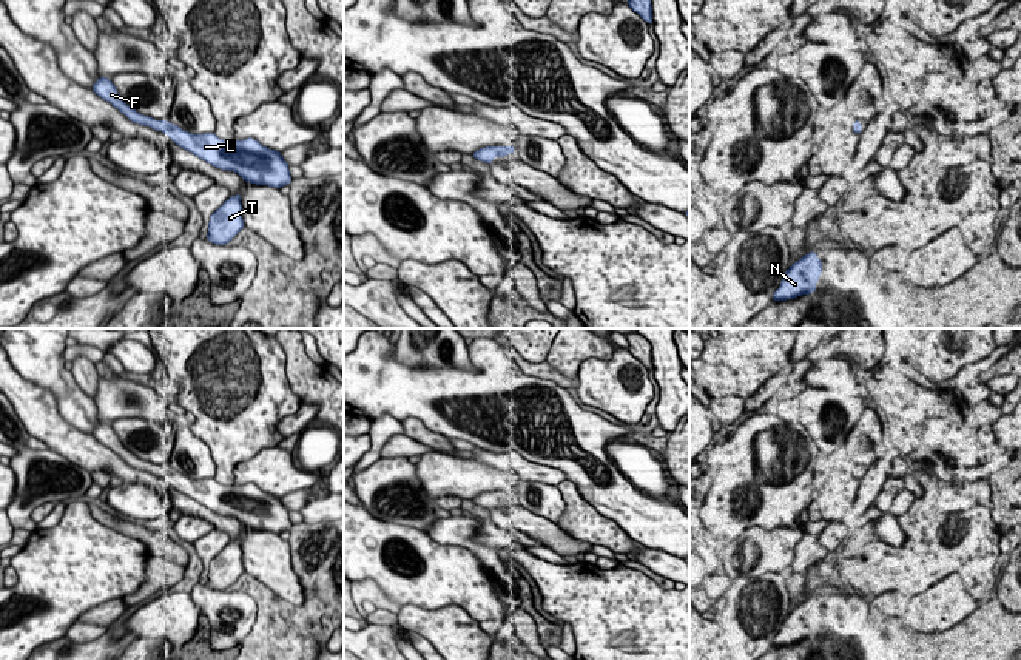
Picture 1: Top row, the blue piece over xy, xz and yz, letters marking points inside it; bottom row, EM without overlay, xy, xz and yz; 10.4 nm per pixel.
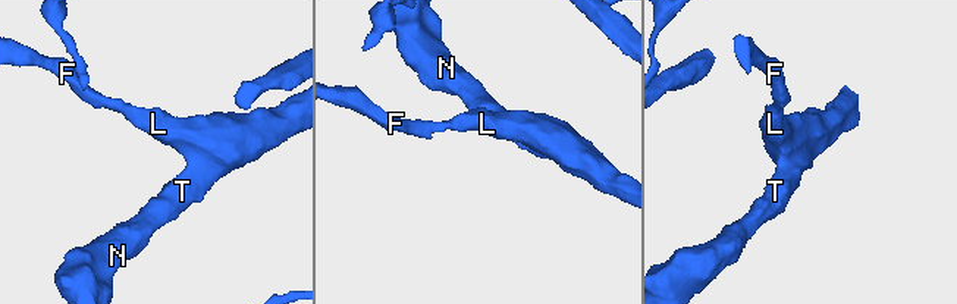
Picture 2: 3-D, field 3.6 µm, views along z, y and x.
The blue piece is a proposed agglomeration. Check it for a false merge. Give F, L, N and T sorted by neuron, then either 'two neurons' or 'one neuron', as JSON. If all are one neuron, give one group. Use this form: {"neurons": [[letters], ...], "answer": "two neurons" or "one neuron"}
{"neurons": [["F", "L", "N", "T"]], "answer": "one neuron"}

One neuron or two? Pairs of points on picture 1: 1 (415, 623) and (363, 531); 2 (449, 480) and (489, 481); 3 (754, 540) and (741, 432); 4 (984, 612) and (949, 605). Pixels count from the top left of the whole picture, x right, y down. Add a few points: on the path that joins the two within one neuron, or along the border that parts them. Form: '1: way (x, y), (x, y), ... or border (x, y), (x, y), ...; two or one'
1: border (443, 605), (437, 608), (404, 605), (401, 608); two
2: way (458, 480), (480, 480); one
3: border (790, 526), (748, 526), (733, 540); two
4: border (972, 611), (941, 631); two

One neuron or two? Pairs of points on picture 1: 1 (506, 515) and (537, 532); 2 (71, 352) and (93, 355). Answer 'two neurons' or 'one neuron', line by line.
1: one neuron
2: one neuron

